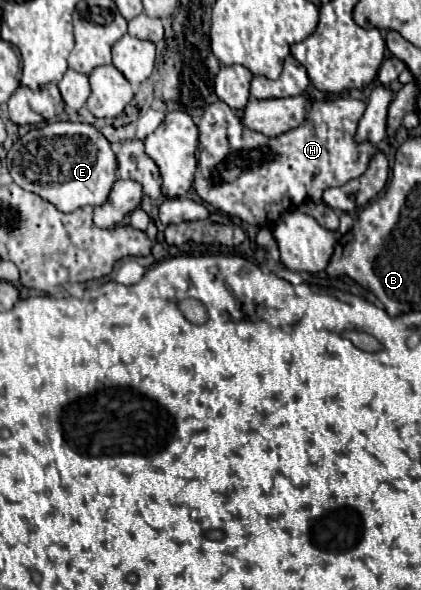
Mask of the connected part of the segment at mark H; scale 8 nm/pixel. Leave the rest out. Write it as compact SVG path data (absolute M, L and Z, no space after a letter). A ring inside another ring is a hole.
M351 97L315 101L311 105L311 113L309 113L311 119L305 125L291 129L289 133L283 133L281 137L261 137L261 133L253 133L251 129L245 129L245 125L241 125L241 119L229 109L229 105L225 105L223 101L215 101L205 109L205 113L197 125L199 127L199 149L197 149L197 171L195 171L193 187L205 203L213 205L223 215L237 217L245 223L259 225L259 227L273 225L273 221L277 221L277 217L281 213L299 207L307 199L319 201L321 193L327 187L343 185L345 181L365 173L365 169L367 169L373 153L377 153L377 149L369 141L365 141L361 145L357 145L353 141L357 121L361 119L363 111L365 111L365 103L359 99L351 99ZM205 147L225 147L225 161L223 161L221 151L213 151L213 149L205 149Z

